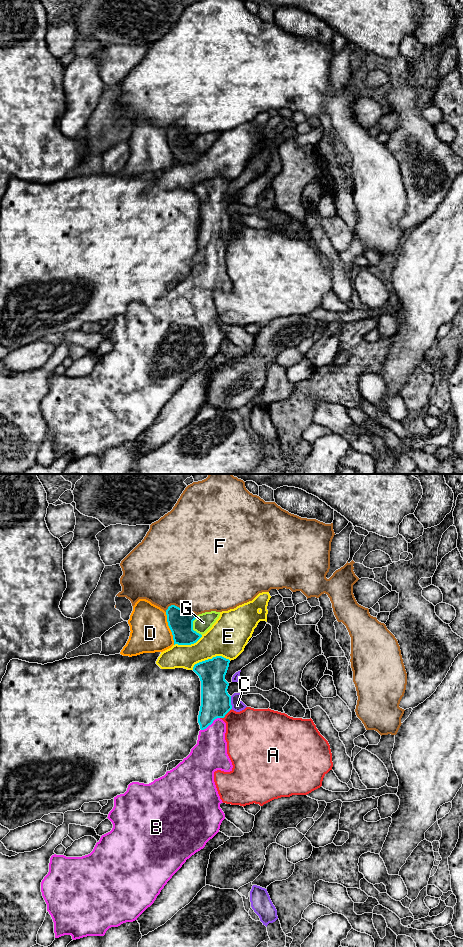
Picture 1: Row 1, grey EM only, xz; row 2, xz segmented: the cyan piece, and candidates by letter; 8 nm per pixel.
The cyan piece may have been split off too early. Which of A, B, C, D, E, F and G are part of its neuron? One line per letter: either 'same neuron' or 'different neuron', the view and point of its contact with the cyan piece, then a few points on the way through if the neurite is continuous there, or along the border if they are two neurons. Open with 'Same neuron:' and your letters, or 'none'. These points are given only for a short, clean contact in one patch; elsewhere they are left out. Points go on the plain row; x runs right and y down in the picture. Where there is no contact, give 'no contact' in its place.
Same neuron: B
A: different neuron | xz (226, 233) | along xz (231, 228), (220, 238)
B: same neuron | xz (210, 244) | across xz (215, 221), (210, 232), (210, 244), (209, 274)
C: different neuron | xz (230, 222)
D: different neuron | xz (169, 147)
E: different neuron | xz (210, 179)
F: different neuron | xz (180, 128)
G: different neuron | xz (192, 146)

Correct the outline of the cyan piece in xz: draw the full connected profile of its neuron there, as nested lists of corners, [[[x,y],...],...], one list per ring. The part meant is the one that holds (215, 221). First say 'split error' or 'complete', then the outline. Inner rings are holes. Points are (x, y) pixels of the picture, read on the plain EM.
split error; [[[216,176],[193,187],[201,201],[201,226],[198,235],[201,250],[197,264],[190,274],[164,296],[149,304],[132,302],[124,314],[114,317],[114,327],[107,337],[113,348],[101,356],[90,374],[82,377],[56,374],[51,376],[49,392],[41,402],[41,412],[54,442],[55,458],[71,455],[76,460],[87,456],[104,456],[111,447],[137,440],[154,423],[161,410],[186,380],[203,369],[219,352],[225,334],[220,328],[223,322],[214,302],[214,292],[230,292],[233,288],[227,274],[226,243],[222,240],[232,229],[231,216],[227,212],[229,203],[225,200],[229,183],[229,179]]]

